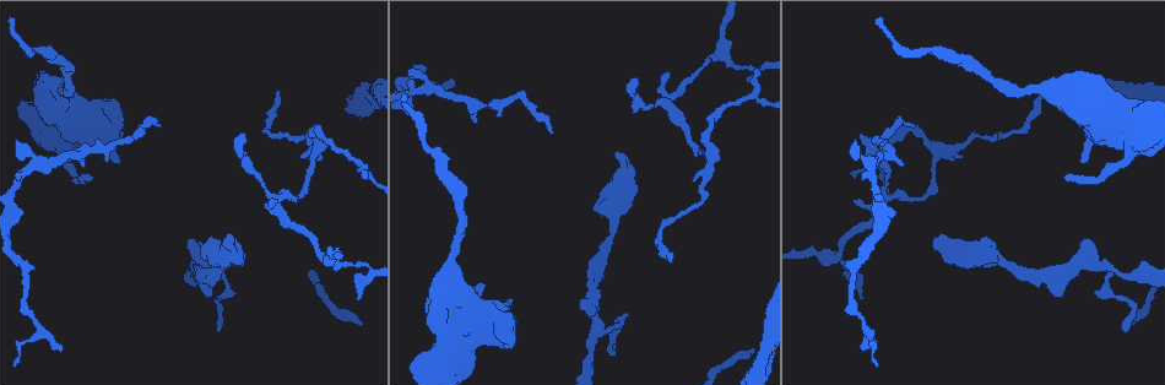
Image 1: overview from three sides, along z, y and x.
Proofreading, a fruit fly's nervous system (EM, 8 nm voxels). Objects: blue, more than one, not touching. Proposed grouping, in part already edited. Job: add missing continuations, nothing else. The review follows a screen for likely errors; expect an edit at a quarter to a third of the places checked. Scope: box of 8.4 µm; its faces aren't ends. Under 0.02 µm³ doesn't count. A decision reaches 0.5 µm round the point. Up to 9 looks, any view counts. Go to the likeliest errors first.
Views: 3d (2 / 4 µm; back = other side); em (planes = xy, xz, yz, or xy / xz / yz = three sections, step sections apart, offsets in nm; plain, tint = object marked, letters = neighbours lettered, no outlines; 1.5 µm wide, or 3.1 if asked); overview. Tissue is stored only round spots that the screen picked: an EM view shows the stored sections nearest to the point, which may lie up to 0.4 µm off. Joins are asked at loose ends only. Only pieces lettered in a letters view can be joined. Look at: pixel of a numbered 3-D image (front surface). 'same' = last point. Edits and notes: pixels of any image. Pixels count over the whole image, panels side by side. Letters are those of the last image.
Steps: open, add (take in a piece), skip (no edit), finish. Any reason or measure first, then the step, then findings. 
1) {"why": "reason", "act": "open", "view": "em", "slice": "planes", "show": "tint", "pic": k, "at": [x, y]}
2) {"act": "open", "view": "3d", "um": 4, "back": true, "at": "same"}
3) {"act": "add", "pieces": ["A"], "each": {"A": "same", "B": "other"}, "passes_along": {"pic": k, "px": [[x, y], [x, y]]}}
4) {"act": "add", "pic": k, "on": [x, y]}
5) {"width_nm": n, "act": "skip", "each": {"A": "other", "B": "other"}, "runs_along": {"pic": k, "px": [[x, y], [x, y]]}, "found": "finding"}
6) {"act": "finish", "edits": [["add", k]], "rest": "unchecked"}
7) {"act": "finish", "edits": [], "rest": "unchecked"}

{"why": "tapers out", "act": "open", "view": "em", "slice": "planes", "show": "letters", "pic": 1, "at": [912, 127]}

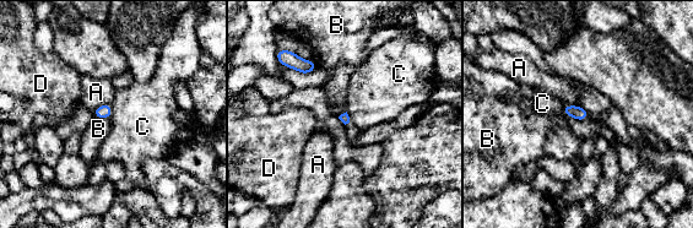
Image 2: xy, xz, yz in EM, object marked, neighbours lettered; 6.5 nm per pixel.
{"longest_contact_nm": ["A", 120], "act": "skip", "each": {"A": "other", "B": "other", "C": "other", "D": "other"}, "border": {"pic": 2, "px": [[95, 115], [109, 118]]}, "found": "none of them fits"}

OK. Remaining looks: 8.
{"why": "an open end", "act": "open", "view": "em", "slice": "planes", "show": "plain", "pic": 1, "at": [933, 241]}

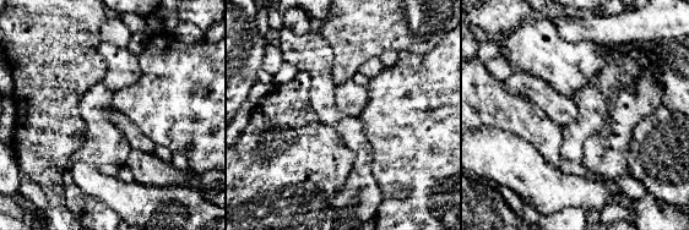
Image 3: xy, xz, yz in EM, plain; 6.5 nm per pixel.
{"act": "open", "view": "em", "slice": "planes", "show": "letters", "at": "same"}

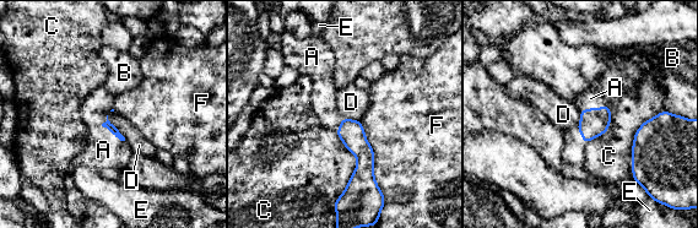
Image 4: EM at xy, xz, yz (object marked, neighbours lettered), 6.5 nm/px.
{"act": "add", "pieces": ["A"], "each": {"A": "same", "B": "other", "C": "other", "D": "other", "E": "other", "F": "other"}, "passes_along": {"pic": 4, "px": [[113, 129], [108, 129], [103, 150]]}, "found": "it goes on there"}

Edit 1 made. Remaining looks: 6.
{"why": "see it whole again", "act": "open", "view": "overview"}

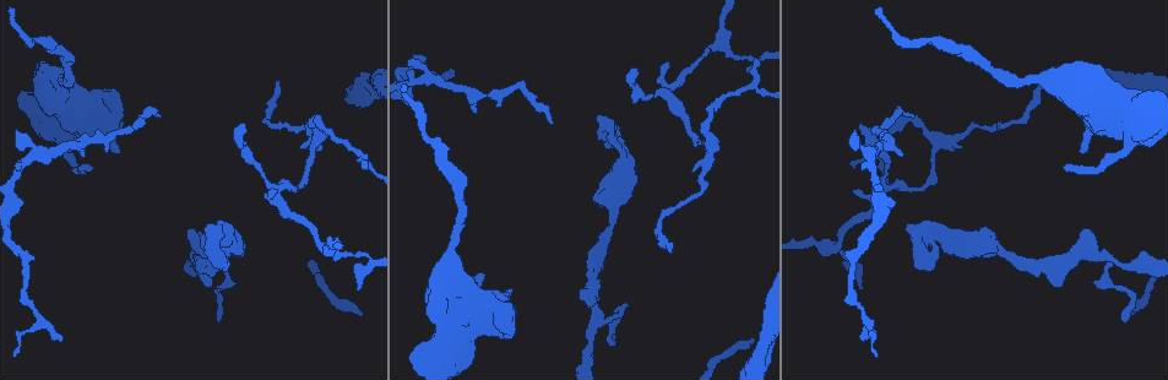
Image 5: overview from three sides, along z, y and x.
{"why": "branch stops here", "act": "open", "view": "em", "slice": "xy", "step": 4, "show": "letters", "pic": 5, "at": [476, 112]}

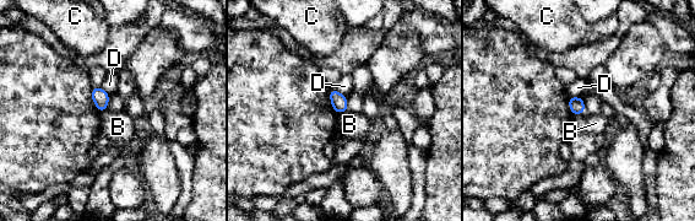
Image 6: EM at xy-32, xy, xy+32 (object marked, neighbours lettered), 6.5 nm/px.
{"act": "skip", "each": {"B": "other", "C": "other", "D": "other"}, "border": {"pic": 6, "px": [[348, 111], [336, 113]]}, "found": "none of them fits"}

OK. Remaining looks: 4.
{"act": "finish", "edits": [["add", 4]], "rest": "unchecked"}

